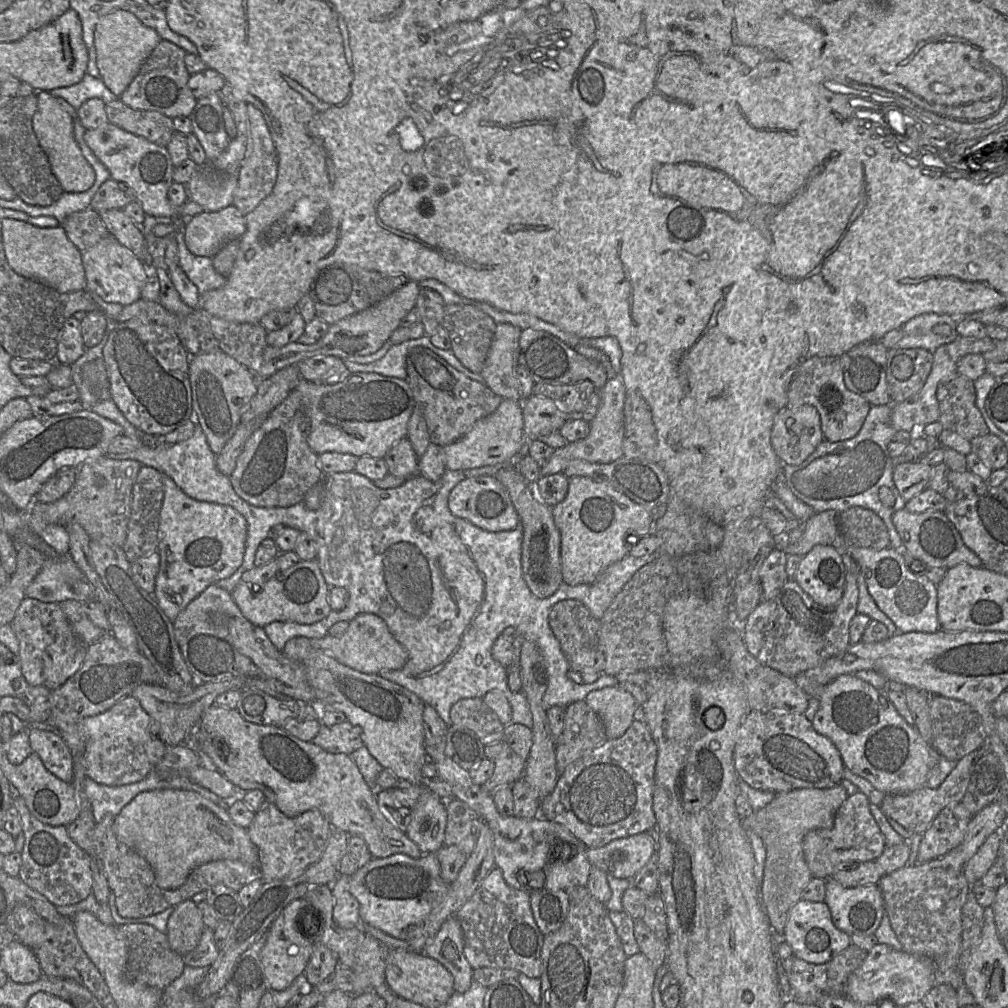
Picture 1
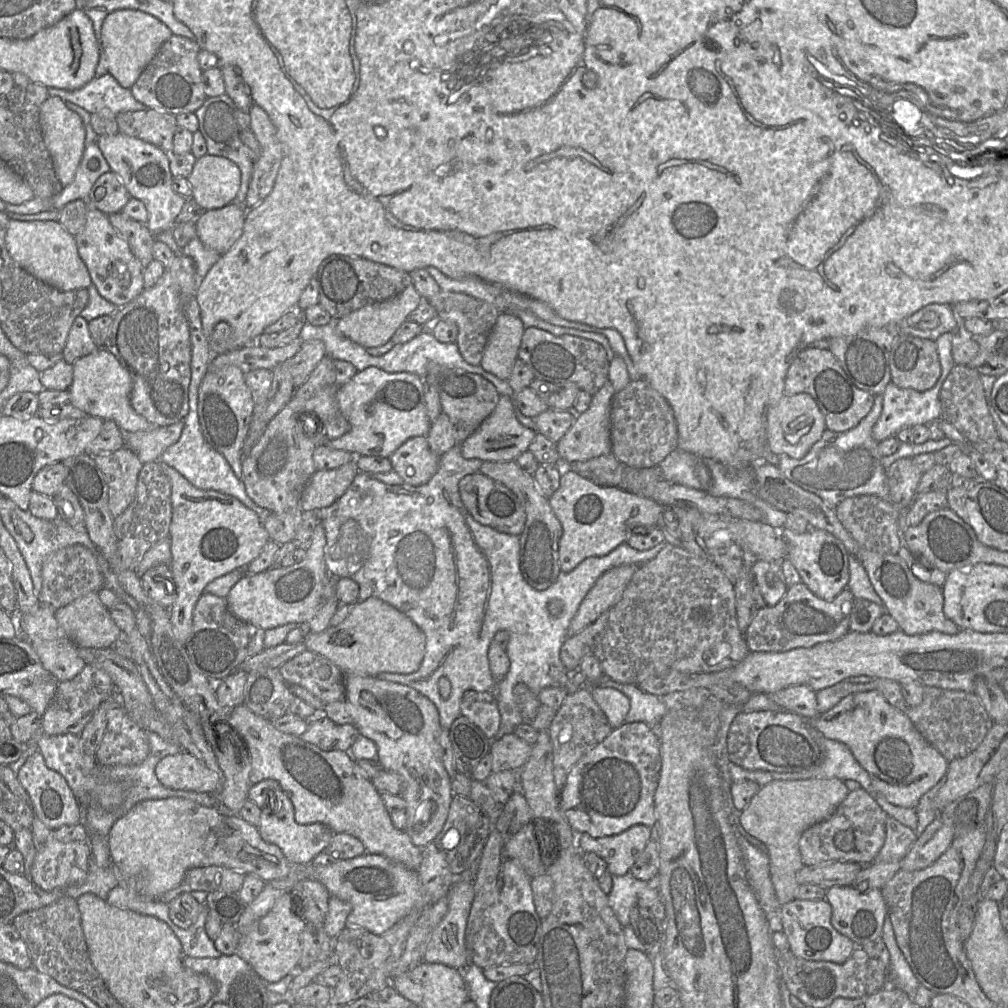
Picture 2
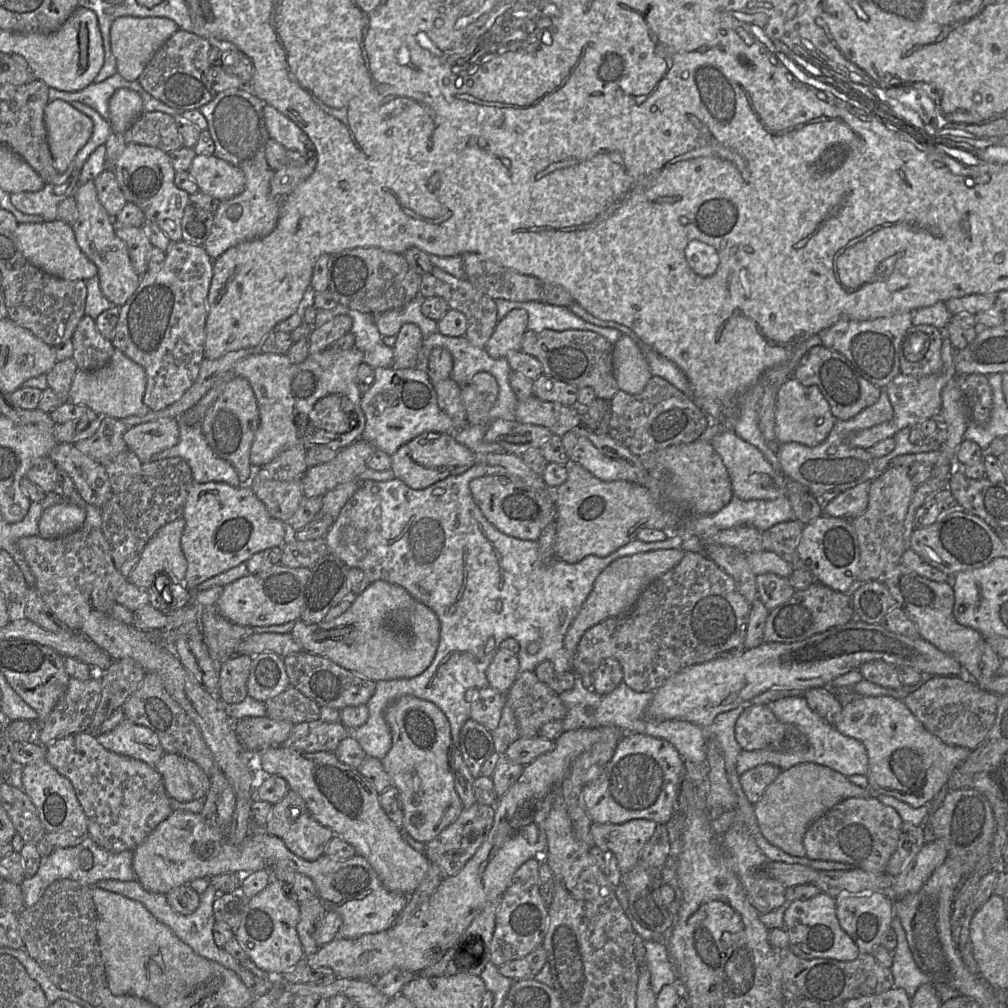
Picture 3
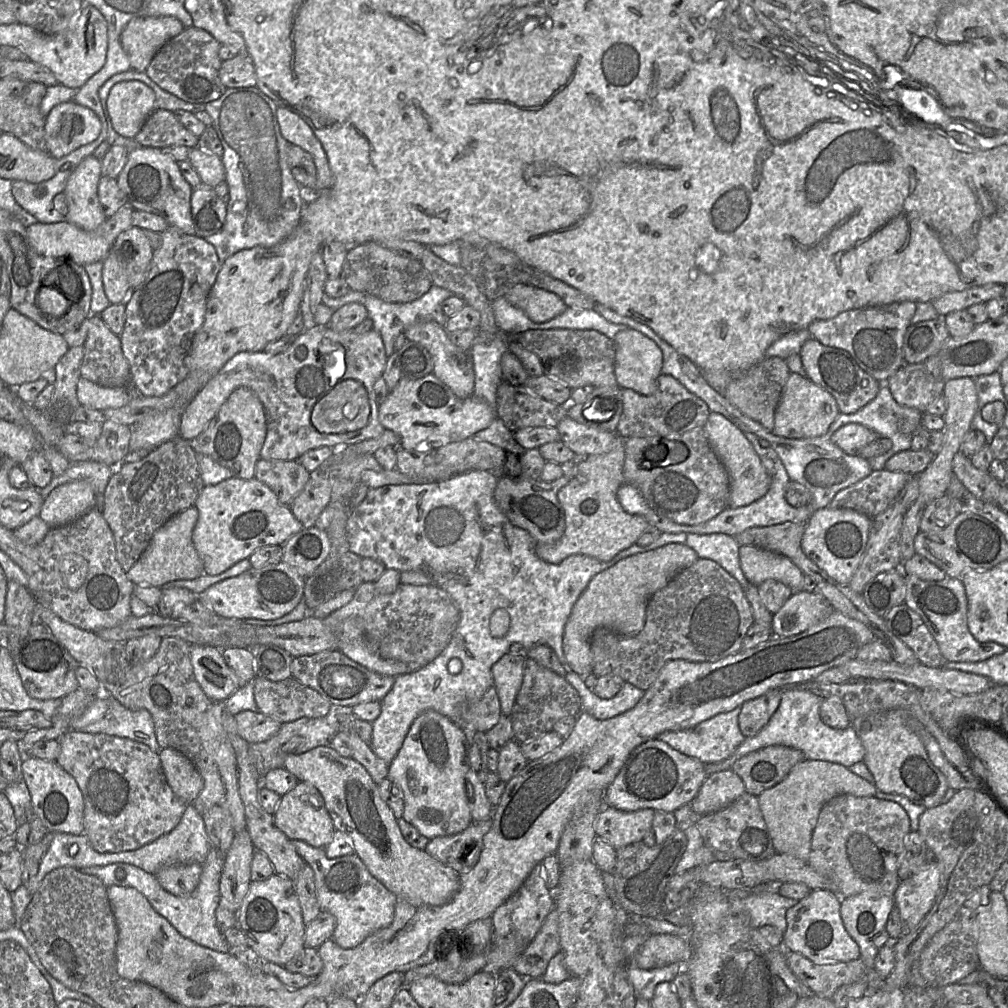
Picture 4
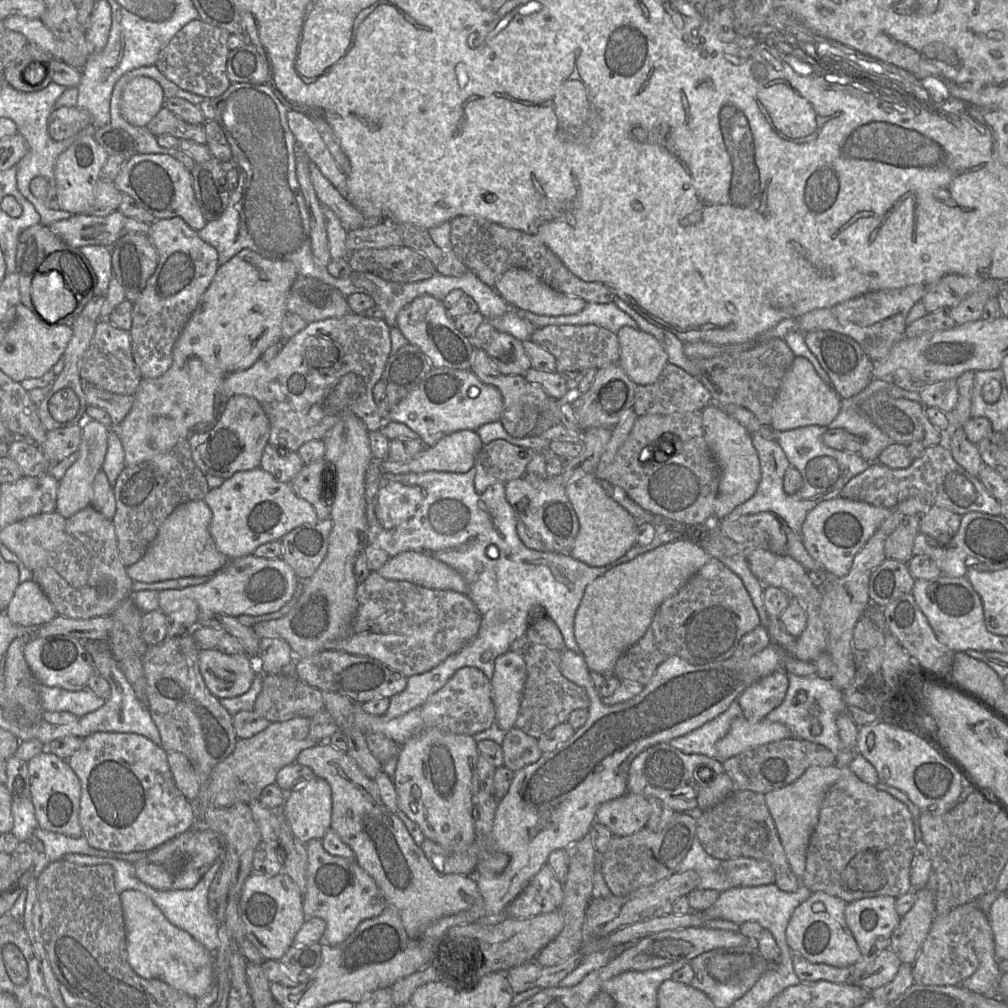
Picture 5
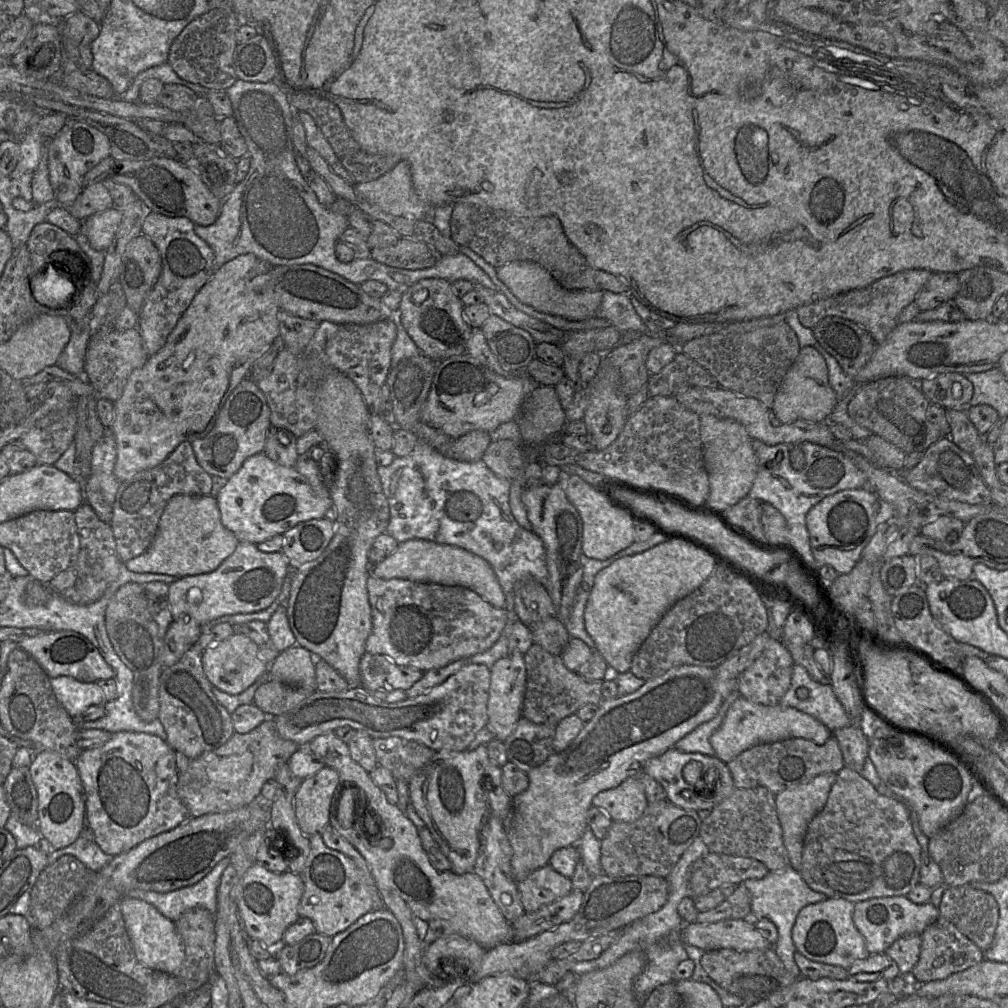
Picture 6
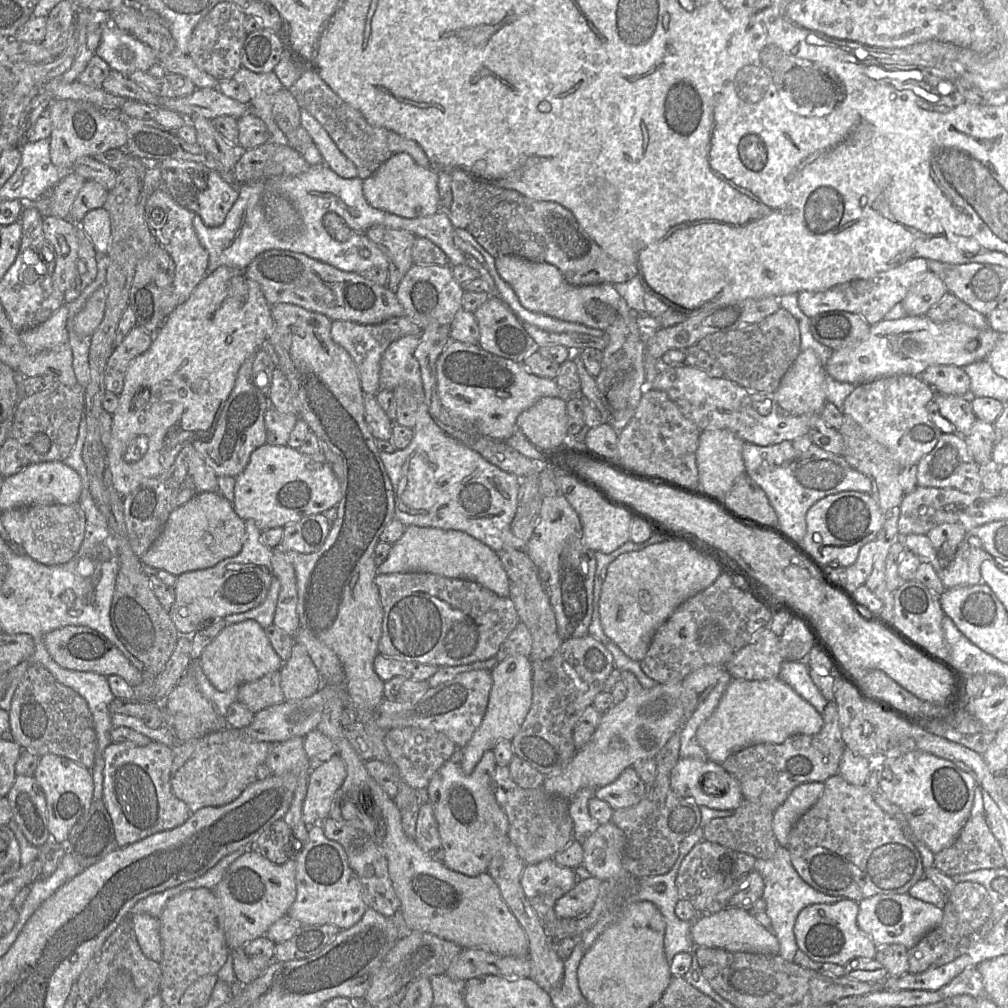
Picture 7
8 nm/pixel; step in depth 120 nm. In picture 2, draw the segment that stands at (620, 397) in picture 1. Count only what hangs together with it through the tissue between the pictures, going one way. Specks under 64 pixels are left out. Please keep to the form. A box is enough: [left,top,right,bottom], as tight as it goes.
[557,380,615,468]

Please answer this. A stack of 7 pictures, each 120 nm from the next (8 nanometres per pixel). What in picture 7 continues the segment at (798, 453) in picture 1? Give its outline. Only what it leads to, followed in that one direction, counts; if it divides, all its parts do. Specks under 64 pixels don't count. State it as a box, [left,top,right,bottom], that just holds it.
[775,350,827,416]

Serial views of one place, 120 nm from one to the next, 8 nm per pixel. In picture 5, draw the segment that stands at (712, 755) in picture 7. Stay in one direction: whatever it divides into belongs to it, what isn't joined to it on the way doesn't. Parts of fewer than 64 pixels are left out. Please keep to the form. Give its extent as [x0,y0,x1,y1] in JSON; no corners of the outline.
[715,716,792,763]

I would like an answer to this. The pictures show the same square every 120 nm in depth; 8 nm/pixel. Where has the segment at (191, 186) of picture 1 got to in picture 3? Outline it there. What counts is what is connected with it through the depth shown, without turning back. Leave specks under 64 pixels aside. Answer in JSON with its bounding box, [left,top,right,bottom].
[189,155,245,201]

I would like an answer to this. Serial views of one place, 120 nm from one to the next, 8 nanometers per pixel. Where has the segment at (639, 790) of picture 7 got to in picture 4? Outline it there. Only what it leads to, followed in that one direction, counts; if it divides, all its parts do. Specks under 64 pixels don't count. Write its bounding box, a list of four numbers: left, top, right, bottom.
[594,806,655,850]

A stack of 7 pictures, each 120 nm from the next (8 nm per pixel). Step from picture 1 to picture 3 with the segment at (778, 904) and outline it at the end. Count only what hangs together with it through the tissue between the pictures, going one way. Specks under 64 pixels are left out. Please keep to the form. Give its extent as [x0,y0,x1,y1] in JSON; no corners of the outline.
[753,762,871,857]

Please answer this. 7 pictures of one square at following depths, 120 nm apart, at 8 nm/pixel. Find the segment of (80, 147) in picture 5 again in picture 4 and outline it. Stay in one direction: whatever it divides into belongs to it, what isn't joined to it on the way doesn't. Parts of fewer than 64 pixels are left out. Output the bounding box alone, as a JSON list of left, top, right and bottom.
[64,155,107,231]

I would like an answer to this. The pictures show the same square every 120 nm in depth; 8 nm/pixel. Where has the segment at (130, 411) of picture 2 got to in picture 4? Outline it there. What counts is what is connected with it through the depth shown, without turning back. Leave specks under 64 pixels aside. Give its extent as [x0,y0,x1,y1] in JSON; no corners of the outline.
[77,377,136,410]

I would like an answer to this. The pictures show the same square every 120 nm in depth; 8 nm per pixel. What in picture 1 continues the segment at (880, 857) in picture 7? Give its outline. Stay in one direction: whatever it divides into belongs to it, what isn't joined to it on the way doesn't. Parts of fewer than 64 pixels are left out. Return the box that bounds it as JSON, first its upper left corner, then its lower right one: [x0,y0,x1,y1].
[803,792,887,879]

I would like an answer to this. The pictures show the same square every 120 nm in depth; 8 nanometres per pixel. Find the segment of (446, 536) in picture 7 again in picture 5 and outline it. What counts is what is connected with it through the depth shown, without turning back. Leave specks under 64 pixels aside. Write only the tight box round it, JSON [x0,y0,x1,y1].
[377,551,467,595]

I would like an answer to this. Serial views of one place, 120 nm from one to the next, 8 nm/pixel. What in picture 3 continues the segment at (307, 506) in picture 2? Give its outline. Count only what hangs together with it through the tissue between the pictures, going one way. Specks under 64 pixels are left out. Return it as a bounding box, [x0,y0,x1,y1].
[302,439,376,497]

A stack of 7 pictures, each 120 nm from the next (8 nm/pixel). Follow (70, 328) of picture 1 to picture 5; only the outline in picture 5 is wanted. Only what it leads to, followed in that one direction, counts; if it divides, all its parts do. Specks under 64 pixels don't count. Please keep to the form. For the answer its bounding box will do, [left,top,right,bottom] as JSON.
[79,318,142,395]

